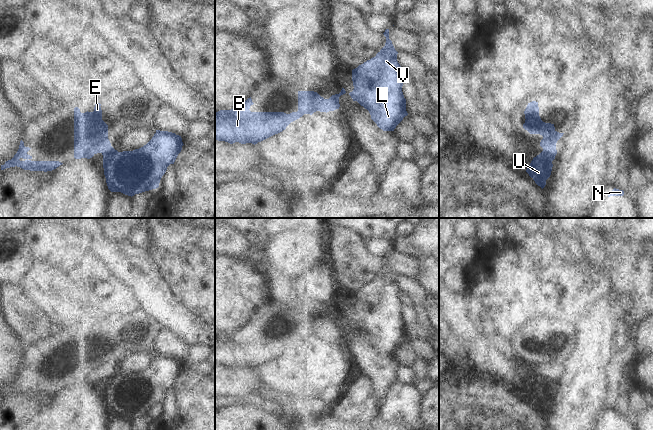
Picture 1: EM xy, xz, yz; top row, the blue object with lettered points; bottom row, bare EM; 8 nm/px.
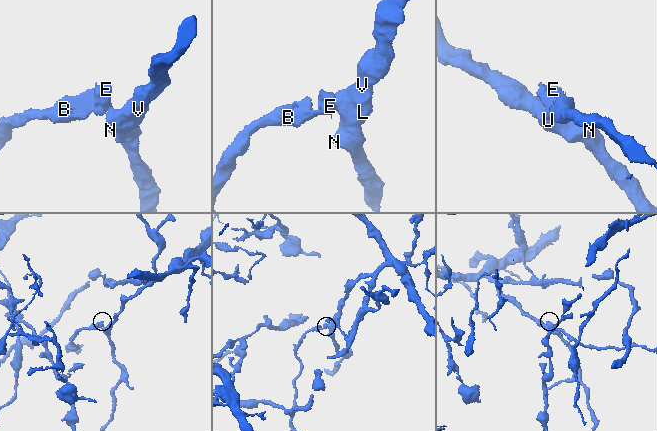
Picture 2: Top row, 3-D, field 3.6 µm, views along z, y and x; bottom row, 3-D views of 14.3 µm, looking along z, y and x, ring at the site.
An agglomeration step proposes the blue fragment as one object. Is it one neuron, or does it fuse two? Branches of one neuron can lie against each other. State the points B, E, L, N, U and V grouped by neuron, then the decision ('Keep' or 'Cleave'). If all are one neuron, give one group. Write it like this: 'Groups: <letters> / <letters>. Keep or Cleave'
Groups: B E / L N U V. Cleave

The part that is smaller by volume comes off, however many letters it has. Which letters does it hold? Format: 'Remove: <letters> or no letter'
Remove: B, E

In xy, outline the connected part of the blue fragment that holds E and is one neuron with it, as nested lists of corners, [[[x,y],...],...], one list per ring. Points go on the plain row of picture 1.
[[[96,327],[93,336],[81,337],[74,332],[74,382],[92,382],[102,377],[111,367],[108,349],[102,344],[101,328]]]

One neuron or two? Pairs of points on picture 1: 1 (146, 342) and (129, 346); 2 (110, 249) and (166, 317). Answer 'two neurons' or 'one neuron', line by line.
1: one neuron
2: one neuron

